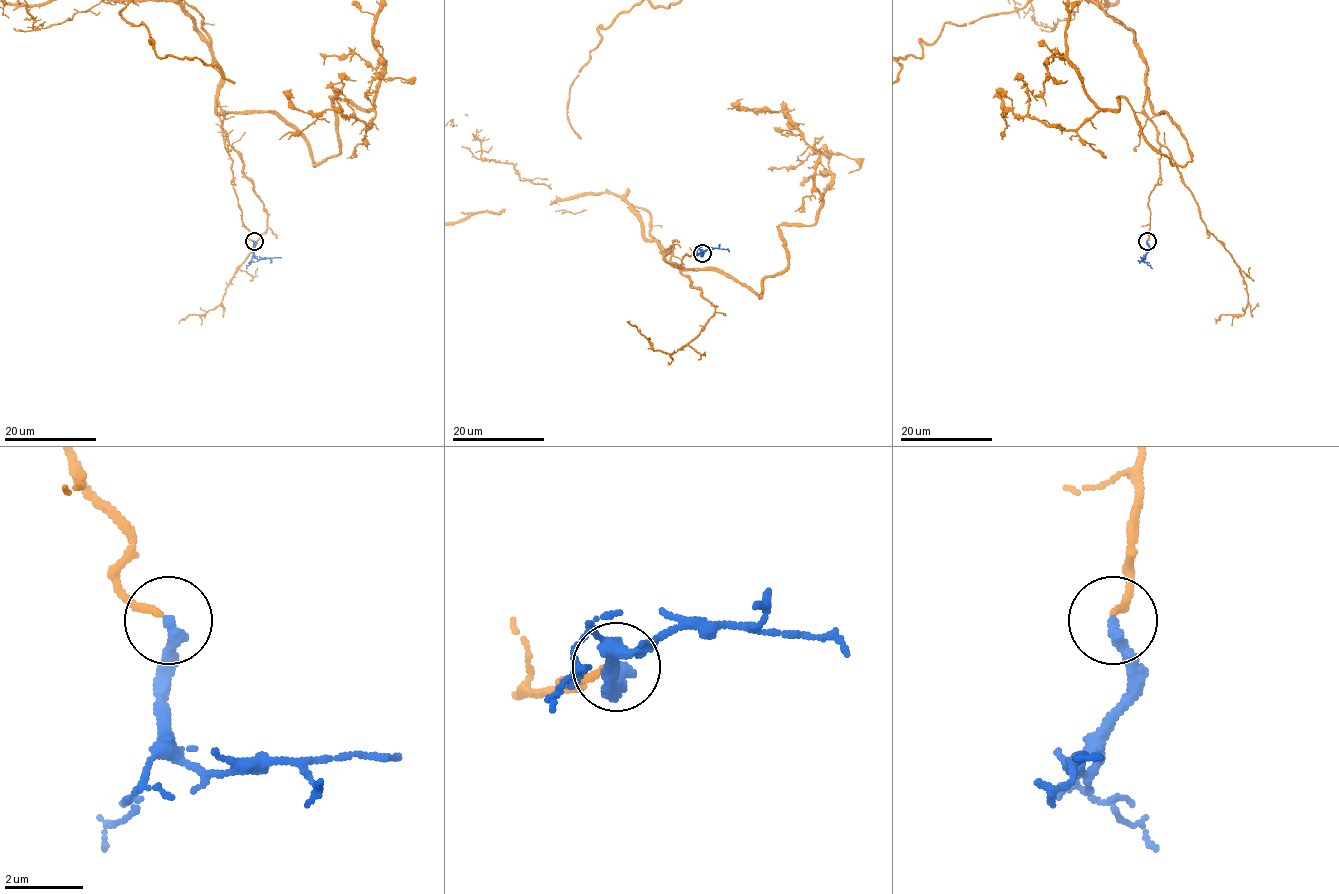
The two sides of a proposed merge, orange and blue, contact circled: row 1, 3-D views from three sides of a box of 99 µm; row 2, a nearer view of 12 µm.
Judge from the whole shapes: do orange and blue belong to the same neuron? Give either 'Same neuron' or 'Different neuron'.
Same neuron

